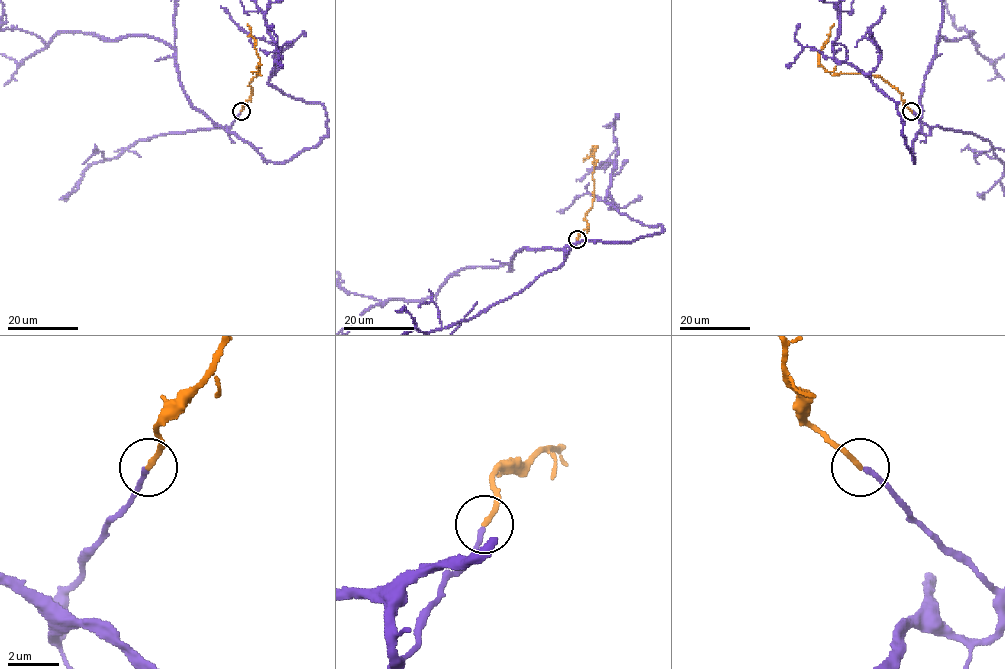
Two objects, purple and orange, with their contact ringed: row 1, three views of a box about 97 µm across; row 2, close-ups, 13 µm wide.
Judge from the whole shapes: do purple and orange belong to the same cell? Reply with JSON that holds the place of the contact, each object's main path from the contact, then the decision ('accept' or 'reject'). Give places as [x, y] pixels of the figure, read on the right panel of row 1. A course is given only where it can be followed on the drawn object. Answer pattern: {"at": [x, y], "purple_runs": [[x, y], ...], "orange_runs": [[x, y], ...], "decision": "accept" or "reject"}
{"at": [911, 111], "purple_runs": [[912, 111], [928, 135], [921, 130], [920, 95], [942, 2]], "orange_runs": [[911, 111], [904, 105], [900, 91], [878, 75], [835, 74], [822, 66], [819, 51], [834, 23]], "decision": "accept"}

